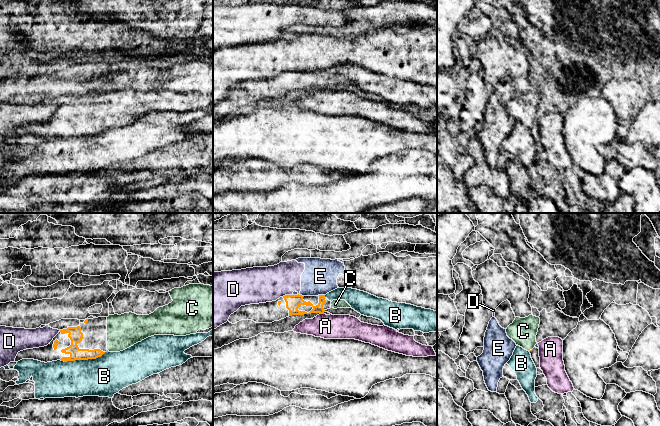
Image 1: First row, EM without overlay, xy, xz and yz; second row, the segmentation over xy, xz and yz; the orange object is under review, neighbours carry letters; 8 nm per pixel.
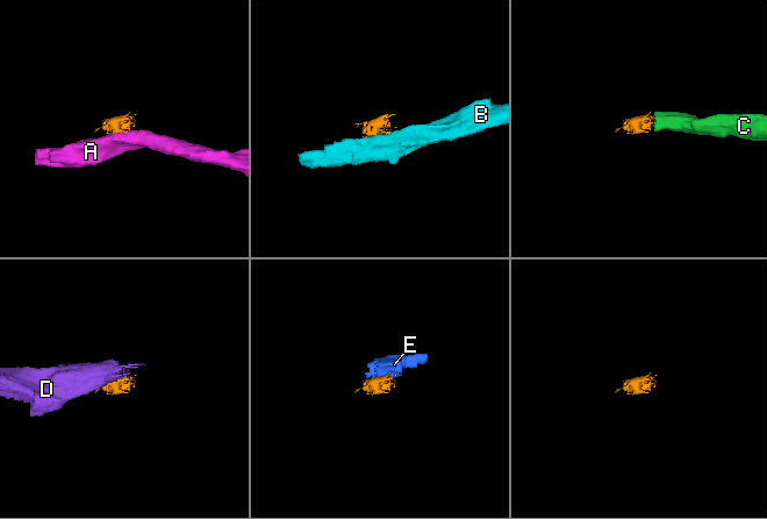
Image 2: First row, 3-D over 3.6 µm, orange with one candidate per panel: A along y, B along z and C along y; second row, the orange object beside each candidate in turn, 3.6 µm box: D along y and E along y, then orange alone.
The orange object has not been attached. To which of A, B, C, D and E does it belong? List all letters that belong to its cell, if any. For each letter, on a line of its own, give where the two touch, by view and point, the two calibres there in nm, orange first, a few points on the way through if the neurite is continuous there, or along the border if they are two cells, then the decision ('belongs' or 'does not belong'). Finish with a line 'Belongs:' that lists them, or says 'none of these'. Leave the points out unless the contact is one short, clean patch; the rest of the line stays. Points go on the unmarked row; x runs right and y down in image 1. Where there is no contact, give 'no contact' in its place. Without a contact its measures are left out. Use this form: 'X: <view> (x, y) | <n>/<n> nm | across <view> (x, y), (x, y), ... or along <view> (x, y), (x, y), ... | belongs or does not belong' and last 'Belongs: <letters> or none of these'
A: xz (322, 89) | 120/190 nm | does not belong
B: xy (84, 135) | 110/320 nm | along xy (108, 127), (95, 134), (60, 136) | does not belong
C: xz (331, 82) | 20/70 nm | belongs
D: xz (287, 71) | 120/280 nm | does not belong
E: xz (298, 70) | 120/280 nm | along xz (293, 70), (301, 70), (303, 72) | does not belong
Belongs: C

